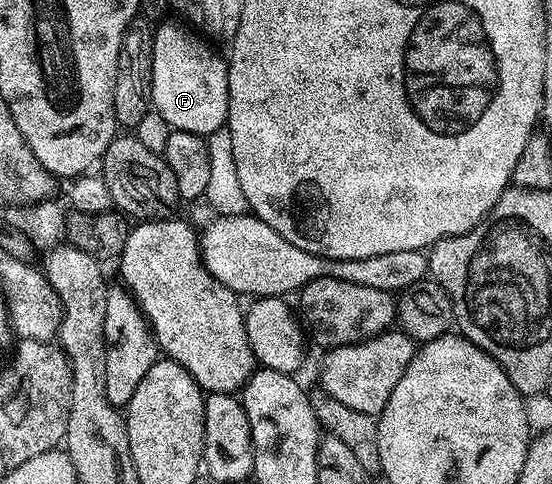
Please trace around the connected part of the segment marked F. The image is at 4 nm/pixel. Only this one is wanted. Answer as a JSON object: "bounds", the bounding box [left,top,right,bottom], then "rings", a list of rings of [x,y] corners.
{"bounds":[151,22,227,136],"rings":[[[163,22],[154,27],[151,100],[171,130],[206,136],[224,129],[227,120],[227,64],[224,55],[214,54],[198,33],[183,26]]]}

